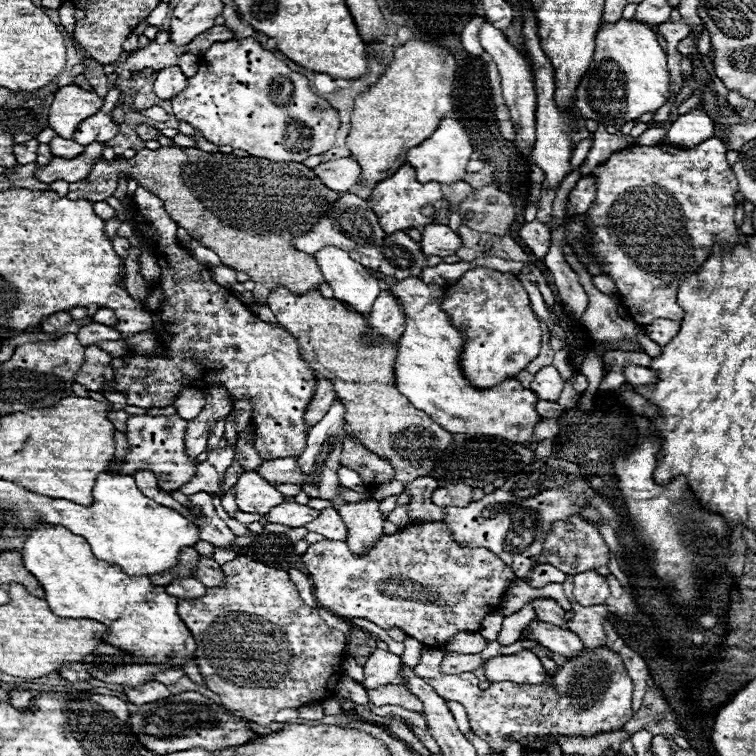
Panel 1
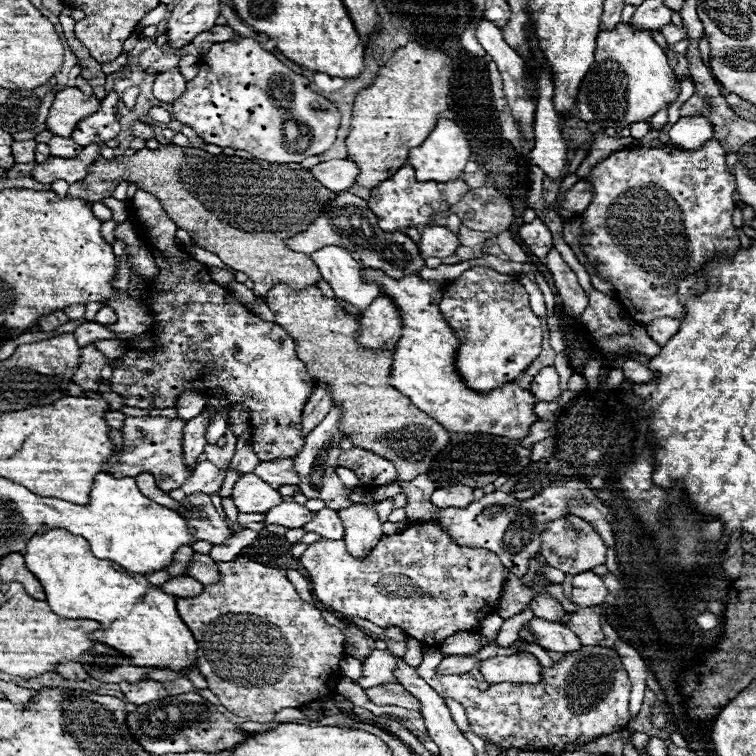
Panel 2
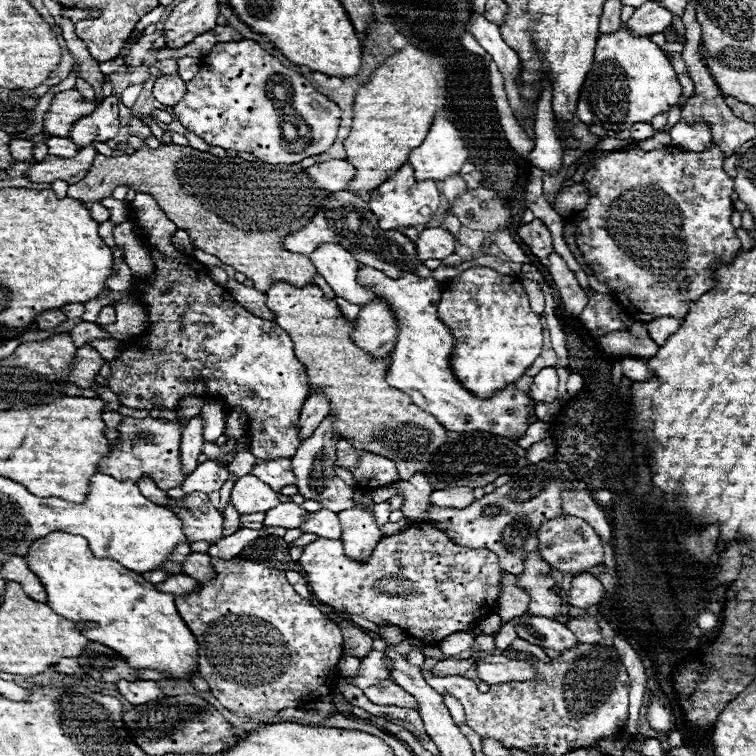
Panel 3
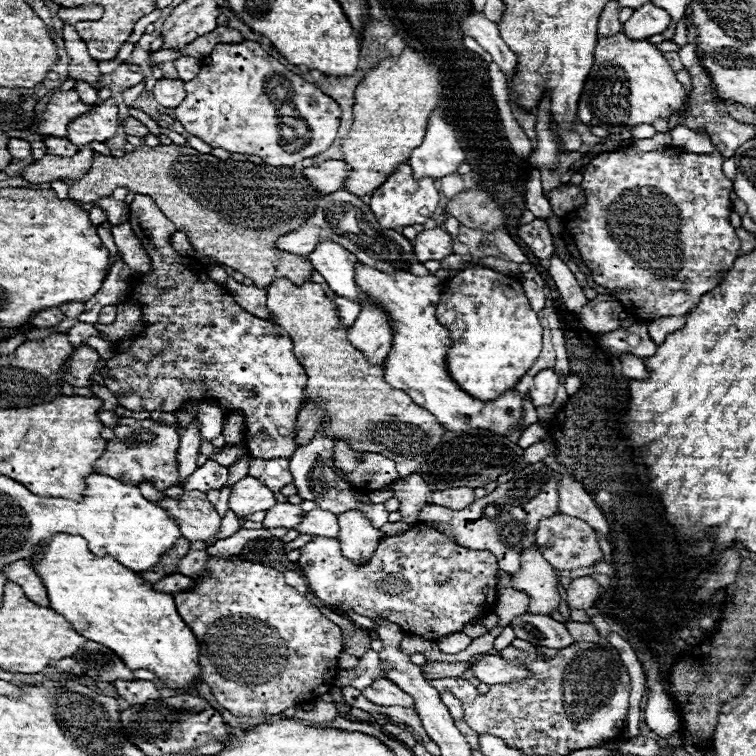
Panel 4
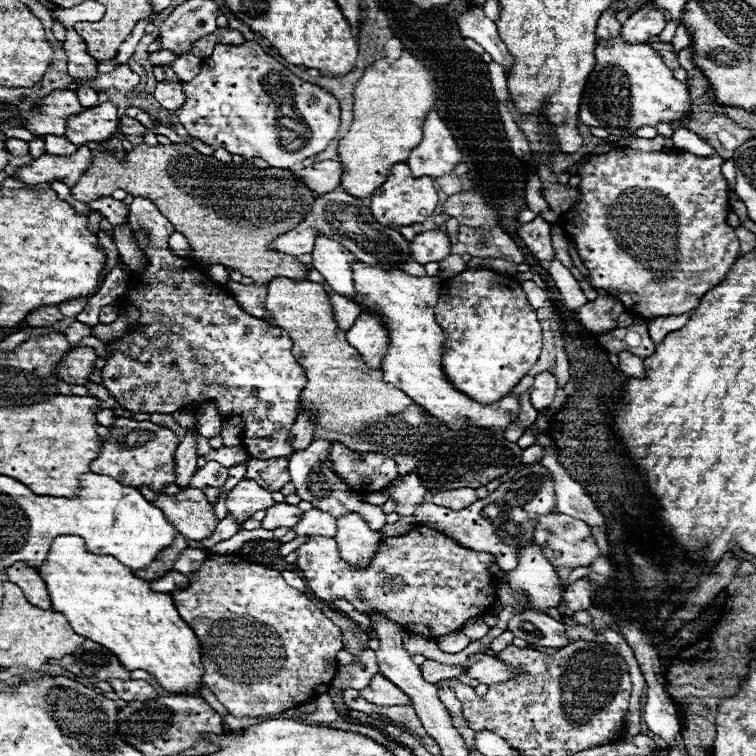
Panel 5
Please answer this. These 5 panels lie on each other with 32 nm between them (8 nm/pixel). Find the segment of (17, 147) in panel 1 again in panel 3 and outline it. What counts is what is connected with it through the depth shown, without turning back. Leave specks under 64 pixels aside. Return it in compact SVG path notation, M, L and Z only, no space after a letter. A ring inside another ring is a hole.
M12 140L10 142L10 152L16 162L32 162L32 150L34 150L32 140Z

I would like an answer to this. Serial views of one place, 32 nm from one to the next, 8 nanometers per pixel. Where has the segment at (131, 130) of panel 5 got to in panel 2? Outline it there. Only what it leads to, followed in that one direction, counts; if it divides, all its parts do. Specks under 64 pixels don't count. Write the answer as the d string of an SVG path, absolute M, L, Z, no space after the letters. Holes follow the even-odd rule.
M134 122L134 124L132 124L132 134L134 134L136 138L142 138L142 140L154 138L154 130L152 130L148 124L144 124L144 122Z

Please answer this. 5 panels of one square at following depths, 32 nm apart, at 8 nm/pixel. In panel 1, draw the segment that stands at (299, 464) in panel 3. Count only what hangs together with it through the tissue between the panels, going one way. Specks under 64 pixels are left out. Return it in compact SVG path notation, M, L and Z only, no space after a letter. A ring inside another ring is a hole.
M334 400L328 414L310 428L308 432L308 446L306 450L298 456L300 462L300 470L306 474L306 484L302 486L304 492L308 492L308 496L312 498L326 498L332 500L334 508L340 508L342 504L346 504L344 500L340 500L336 488L340 486L340 480L336 476L336 470L340 468L340 454L342 454L342 442L348 436L346 432L346 424L344 424L344 414L346 414L346 406L342 404L342 400Z

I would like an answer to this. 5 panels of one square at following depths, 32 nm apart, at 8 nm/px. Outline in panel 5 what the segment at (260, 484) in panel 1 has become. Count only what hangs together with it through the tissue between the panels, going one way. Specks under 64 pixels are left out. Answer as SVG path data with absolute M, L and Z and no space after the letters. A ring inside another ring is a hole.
M240 480L230 492L228 492L228 512L234 514L234 518L238 520L238 524L242 524L244 520L248 520L254 512L258 510L268 510L274 502L272 492L268 492L266 488L260 488L260 484L256 484L254 480Z

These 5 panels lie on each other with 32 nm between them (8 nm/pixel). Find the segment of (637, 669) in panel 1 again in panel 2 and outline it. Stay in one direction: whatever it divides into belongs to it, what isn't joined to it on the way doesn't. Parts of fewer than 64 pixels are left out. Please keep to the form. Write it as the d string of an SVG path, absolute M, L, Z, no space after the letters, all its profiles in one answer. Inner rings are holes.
M626 642L620 644L618 648L618 654L624 662L624 668L628 670L628 676L632 680L632 692L630 692L630 712L632 712L632 718L636 718L640 706L642 706L642 698L644 698L644 692L646 692L646 678L648 678L648 670L646 670L646 664L644 660L640 658L640 654L628 646Z

